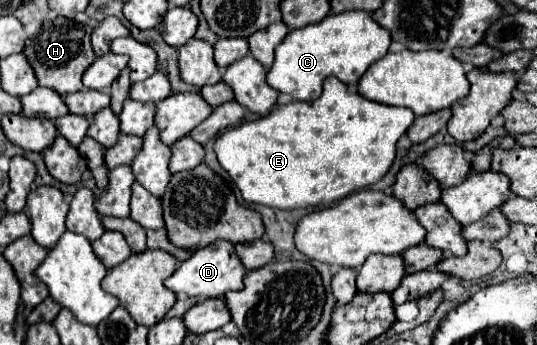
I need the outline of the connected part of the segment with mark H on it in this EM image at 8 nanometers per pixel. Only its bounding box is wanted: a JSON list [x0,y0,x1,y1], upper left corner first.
[24,16,96,94]

